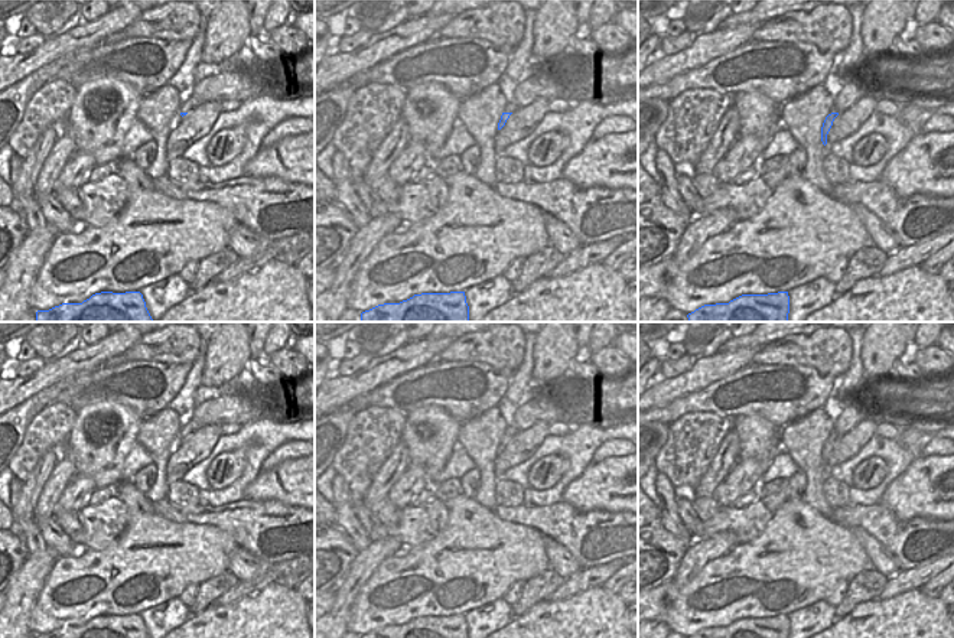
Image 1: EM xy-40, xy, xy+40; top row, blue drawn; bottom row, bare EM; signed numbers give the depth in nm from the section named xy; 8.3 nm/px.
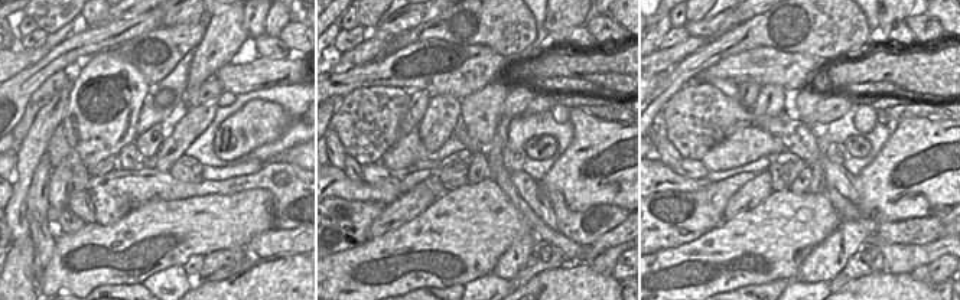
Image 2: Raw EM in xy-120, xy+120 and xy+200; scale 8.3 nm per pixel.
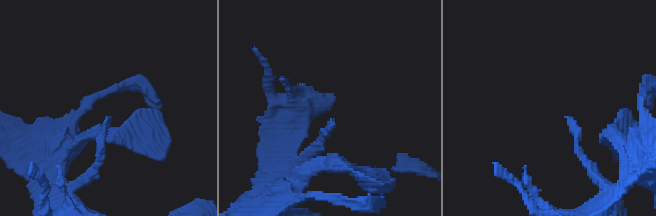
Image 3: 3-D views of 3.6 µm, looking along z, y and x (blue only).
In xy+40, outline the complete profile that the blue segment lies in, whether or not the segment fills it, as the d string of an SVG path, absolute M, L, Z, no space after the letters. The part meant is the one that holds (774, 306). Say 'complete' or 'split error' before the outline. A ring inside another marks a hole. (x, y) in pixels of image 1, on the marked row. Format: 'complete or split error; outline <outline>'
complete; outline M788 292L742 294L729 303L704 305L688 313L688 322L788 322Z

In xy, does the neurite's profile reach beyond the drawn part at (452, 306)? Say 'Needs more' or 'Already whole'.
Already whole

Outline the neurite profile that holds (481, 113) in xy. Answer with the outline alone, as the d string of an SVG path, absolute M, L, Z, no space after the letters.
M498 84L488 85L485 89L462 101L458 120L466 127L481 149L481 163L475 172L475 178L494 186L498 179L495 176L495 137L498 134L498 123L508 104Z

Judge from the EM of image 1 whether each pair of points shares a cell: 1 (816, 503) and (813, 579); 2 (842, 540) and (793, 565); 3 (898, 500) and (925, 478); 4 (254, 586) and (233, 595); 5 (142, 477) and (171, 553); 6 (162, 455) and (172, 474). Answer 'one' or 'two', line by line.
1: two
2: one
3: one
4: one
5: two
6: two

